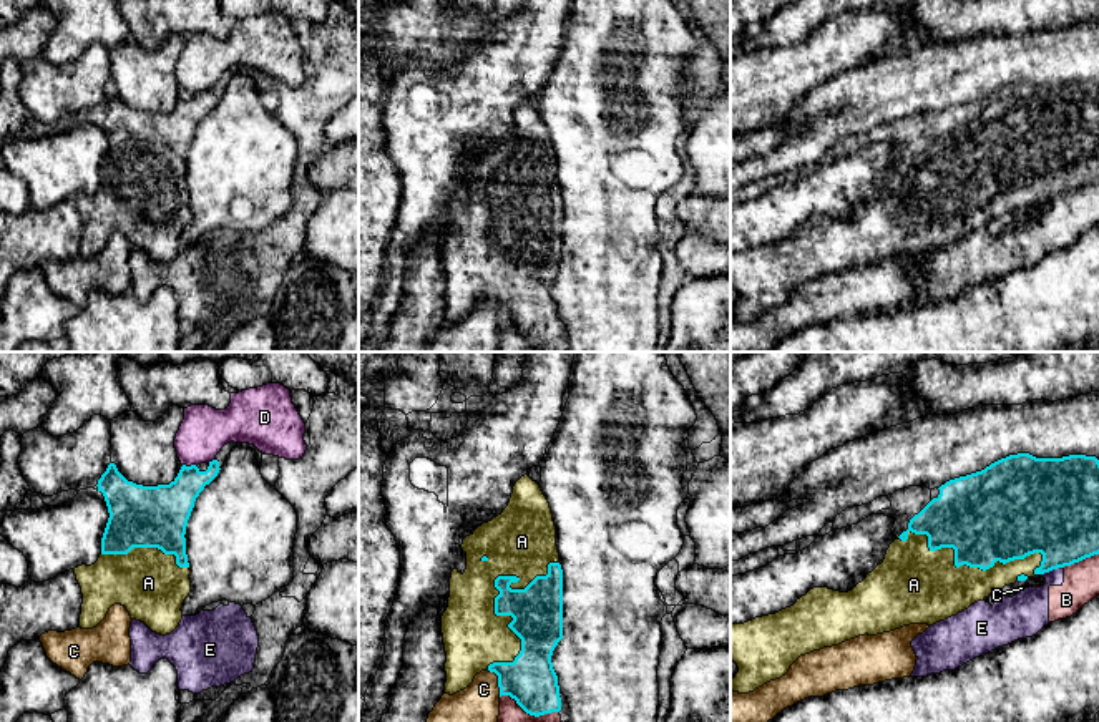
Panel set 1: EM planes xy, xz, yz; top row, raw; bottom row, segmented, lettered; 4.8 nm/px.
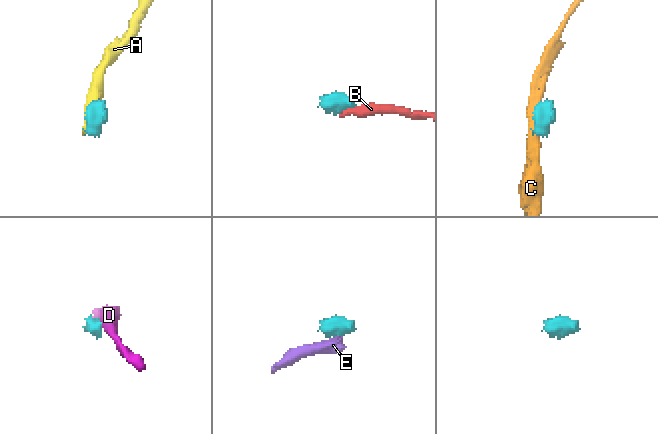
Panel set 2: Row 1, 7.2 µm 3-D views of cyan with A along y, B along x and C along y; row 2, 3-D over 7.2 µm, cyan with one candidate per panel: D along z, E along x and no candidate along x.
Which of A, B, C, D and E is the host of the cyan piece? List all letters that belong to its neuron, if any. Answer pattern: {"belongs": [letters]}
{"belongs": ["A"]}

